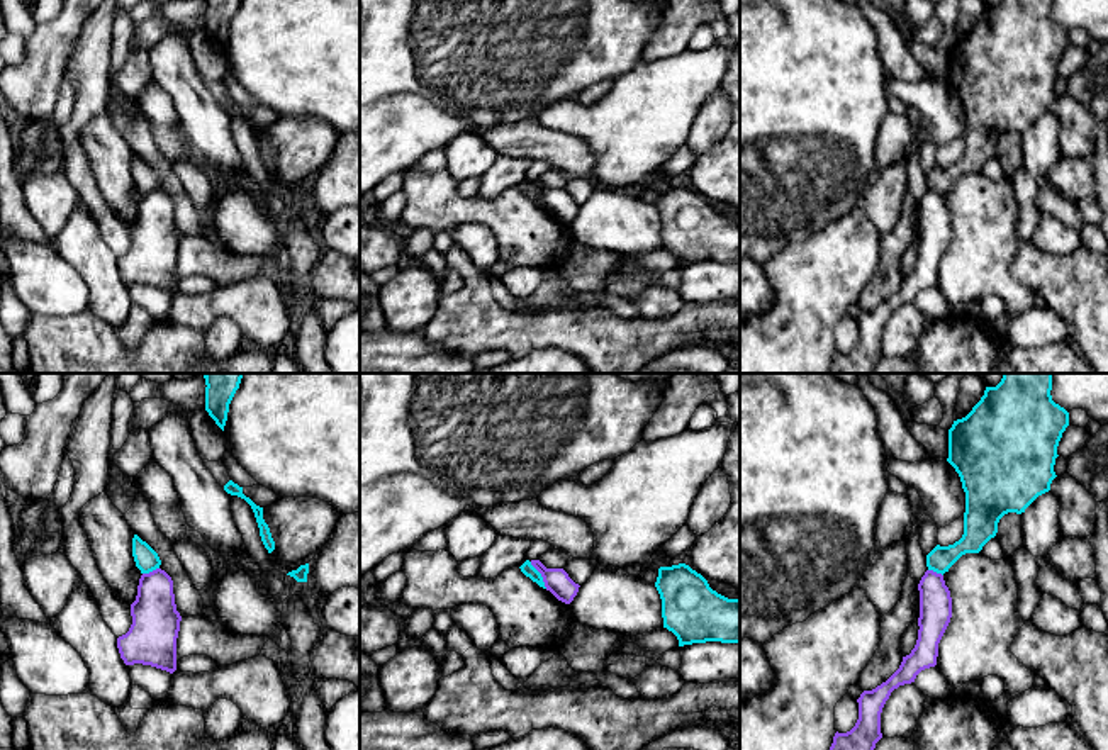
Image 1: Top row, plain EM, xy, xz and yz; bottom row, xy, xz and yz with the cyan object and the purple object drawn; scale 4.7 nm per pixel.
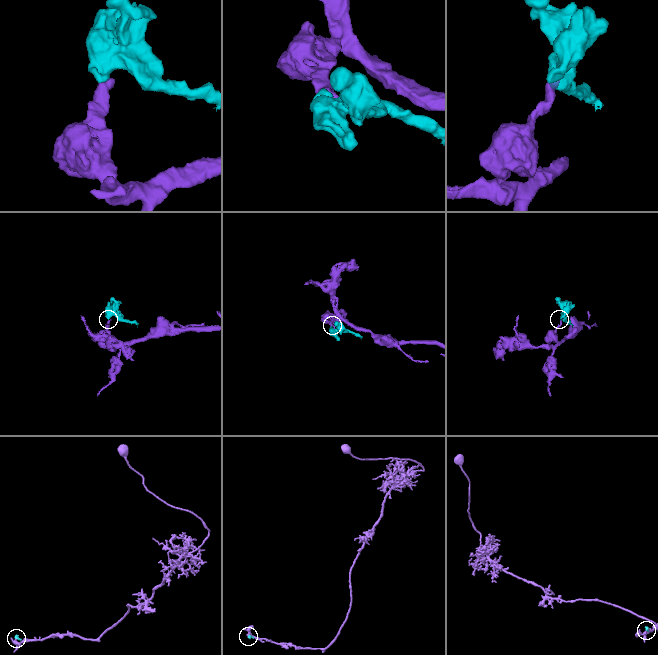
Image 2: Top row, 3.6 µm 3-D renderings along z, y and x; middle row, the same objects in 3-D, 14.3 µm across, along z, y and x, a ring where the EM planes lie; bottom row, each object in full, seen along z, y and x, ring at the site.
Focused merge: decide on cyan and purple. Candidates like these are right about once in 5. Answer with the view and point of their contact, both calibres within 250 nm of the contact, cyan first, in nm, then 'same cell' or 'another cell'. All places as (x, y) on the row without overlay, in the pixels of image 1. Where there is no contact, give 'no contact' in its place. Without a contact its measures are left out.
xz (540, 195) | 60/120 nm | another cell

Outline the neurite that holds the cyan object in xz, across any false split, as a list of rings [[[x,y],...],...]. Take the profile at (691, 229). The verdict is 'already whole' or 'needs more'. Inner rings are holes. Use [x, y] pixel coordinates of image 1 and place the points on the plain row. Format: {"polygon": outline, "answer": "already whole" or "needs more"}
{"polygon": [[[689,185],[660,187],[655,207],[662,219],[663,248],[677,256],[679,266],[740,263],[740,219],[718,214]]], "answer": "already whole"}

